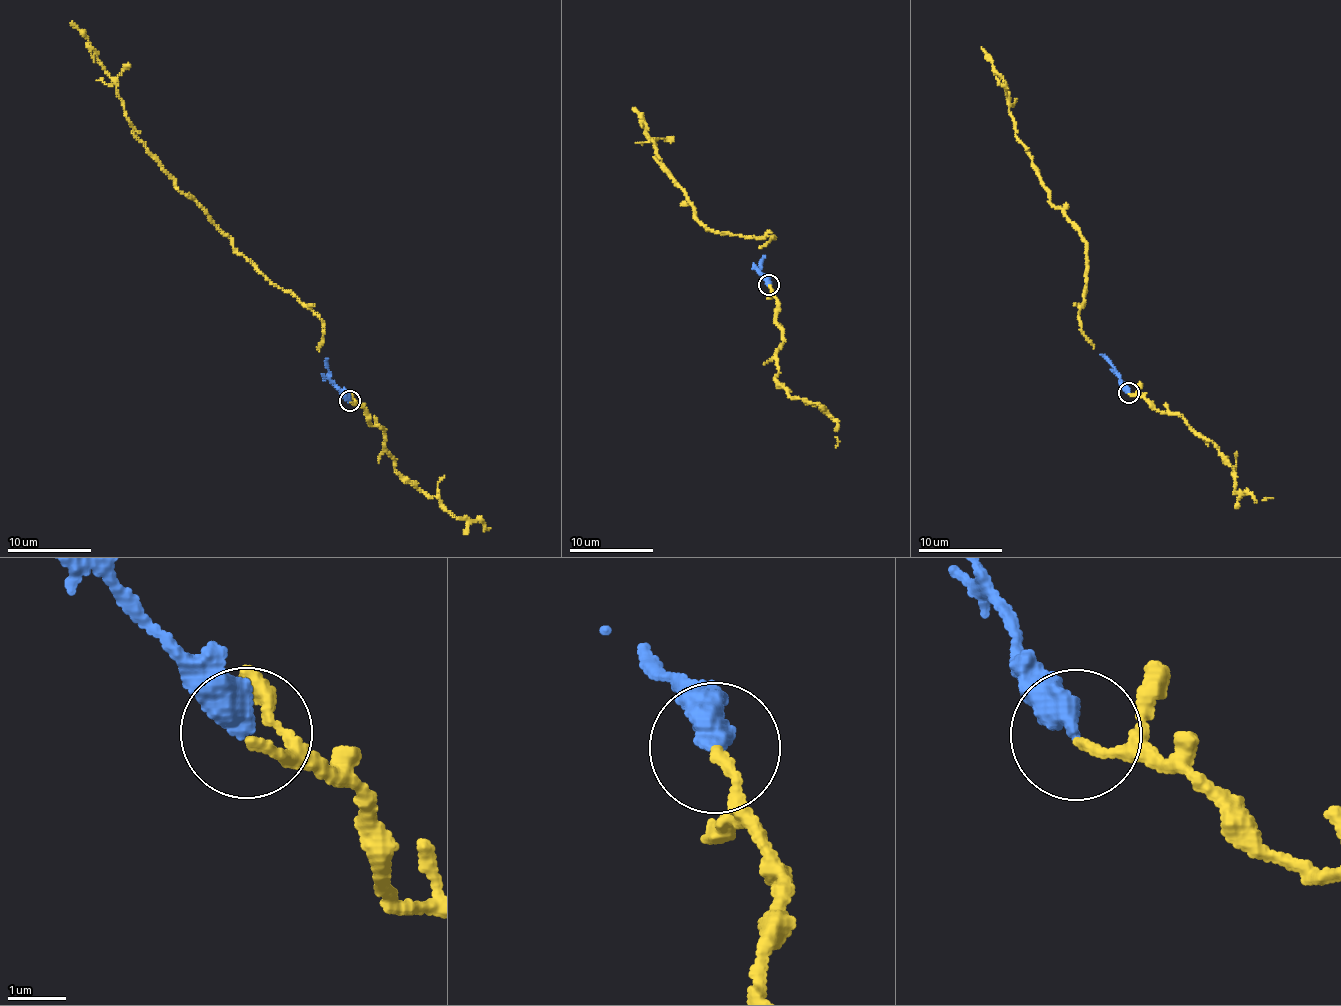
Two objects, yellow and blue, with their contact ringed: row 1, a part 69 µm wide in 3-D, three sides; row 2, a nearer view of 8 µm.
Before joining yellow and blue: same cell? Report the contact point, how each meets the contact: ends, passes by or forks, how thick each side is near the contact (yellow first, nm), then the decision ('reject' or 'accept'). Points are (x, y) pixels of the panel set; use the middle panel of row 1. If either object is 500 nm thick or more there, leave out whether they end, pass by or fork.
place (769, 285); yellow ends; blue ends; calibres 150 and 480 nm; accept

